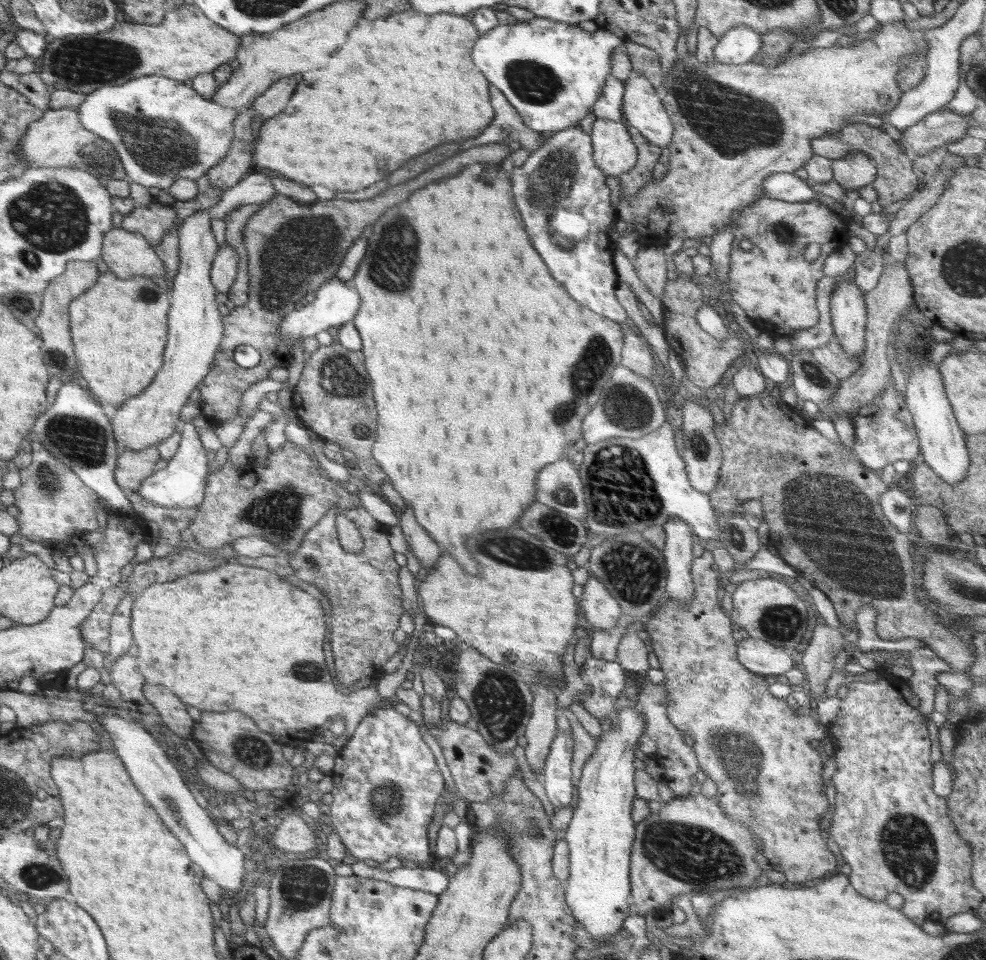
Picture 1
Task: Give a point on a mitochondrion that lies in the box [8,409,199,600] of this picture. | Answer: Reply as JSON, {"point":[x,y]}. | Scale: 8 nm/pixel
{"point":[81,441]}

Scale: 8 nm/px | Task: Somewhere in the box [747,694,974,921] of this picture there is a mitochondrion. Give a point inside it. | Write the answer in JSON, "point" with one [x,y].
{"point":[909,849]}

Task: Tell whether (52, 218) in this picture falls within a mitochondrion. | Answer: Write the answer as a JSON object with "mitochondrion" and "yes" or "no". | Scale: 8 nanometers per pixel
{"mitochondrion":"yes"}

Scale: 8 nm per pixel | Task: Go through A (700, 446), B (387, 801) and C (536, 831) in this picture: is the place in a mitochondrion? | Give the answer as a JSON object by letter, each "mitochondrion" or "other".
{"A":"mitochondrion","B":"mitochondrion","C":"mitochondrion"}

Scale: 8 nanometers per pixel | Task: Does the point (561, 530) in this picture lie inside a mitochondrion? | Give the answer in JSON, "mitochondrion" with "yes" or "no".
{"mitochondrion":"yes"}

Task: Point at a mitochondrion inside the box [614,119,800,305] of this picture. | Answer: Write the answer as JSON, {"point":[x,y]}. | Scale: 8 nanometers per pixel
{"point":[784,232]}

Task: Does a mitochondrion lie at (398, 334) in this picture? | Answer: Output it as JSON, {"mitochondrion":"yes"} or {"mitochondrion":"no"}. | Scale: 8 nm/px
{"mitochondrion":"no"}

